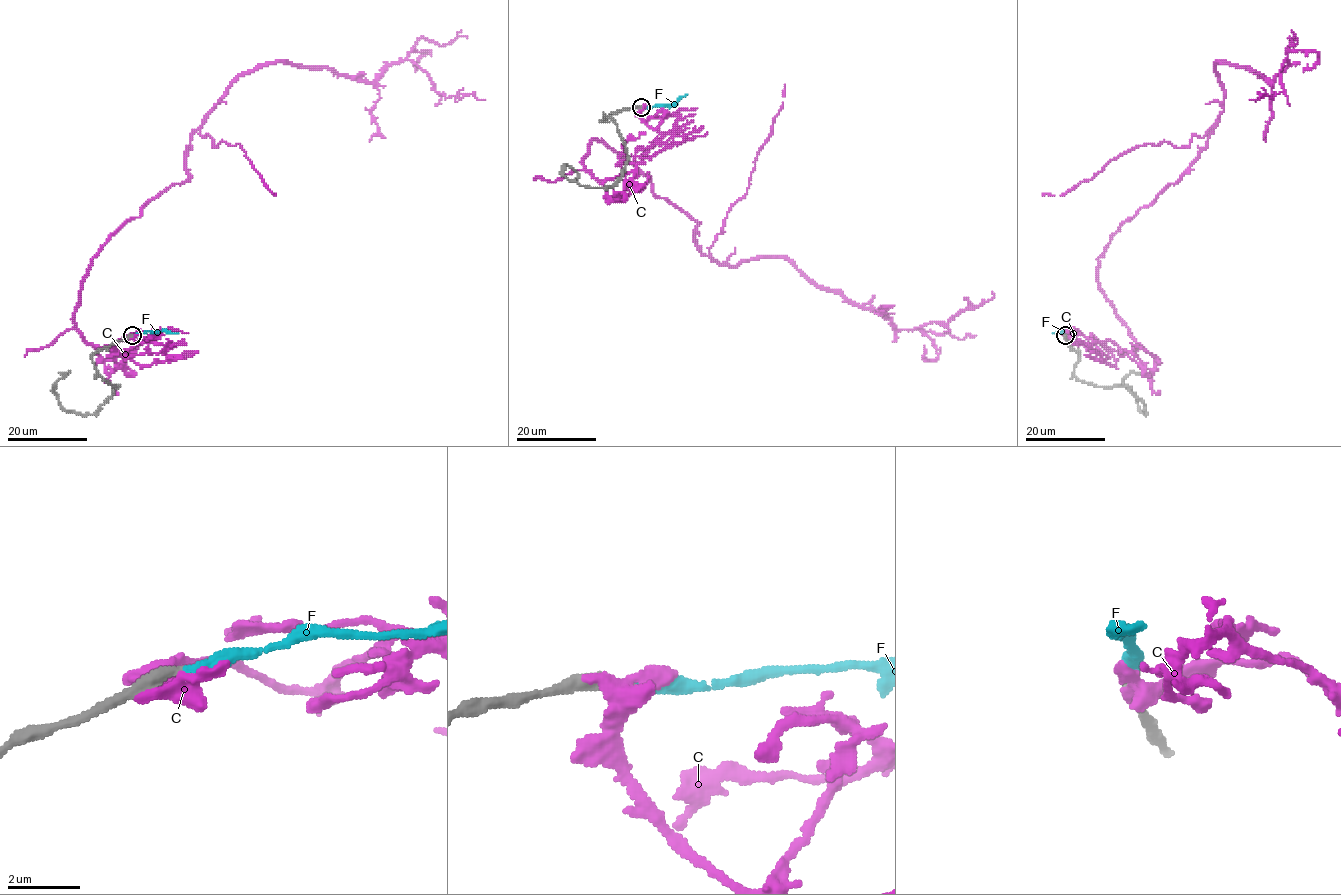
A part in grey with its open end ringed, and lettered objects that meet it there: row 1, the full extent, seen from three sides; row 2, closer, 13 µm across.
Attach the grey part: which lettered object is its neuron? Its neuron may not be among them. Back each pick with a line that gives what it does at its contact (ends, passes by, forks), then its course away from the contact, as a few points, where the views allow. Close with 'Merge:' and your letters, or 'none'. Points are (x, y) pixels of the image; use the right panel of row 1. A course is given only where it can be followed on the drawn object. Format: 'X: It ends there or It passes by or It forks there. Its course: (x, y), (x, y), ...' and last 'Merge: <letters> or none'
F: It ends there. Its course: (1064, 335), (1062, 331), (1051, 333)
Merge: F

